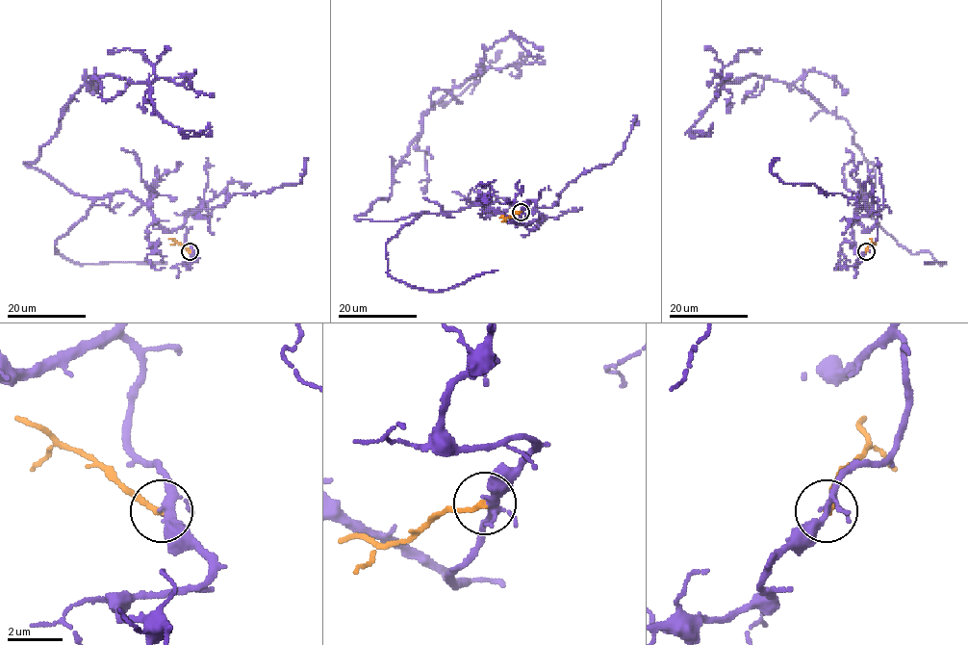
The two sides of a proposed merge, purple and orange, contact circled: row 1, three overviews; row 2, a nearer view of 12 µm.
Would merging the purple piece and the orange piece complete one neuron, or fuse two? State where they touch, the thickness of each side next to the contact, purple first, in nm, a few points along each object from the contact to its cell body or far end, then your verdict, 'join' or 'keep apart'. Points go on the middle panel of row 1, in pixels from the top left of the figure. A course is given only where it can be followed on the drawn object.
at (521, 212); 240 nm thick on the purple side, 200 nm on the other; purple runs (521, 212), (355, 218), (387, 199), (422, 116), (484, 52), (513, 35), (539, 59); orange runs (521, 212), (508, 218), (500, 217); keep apart

